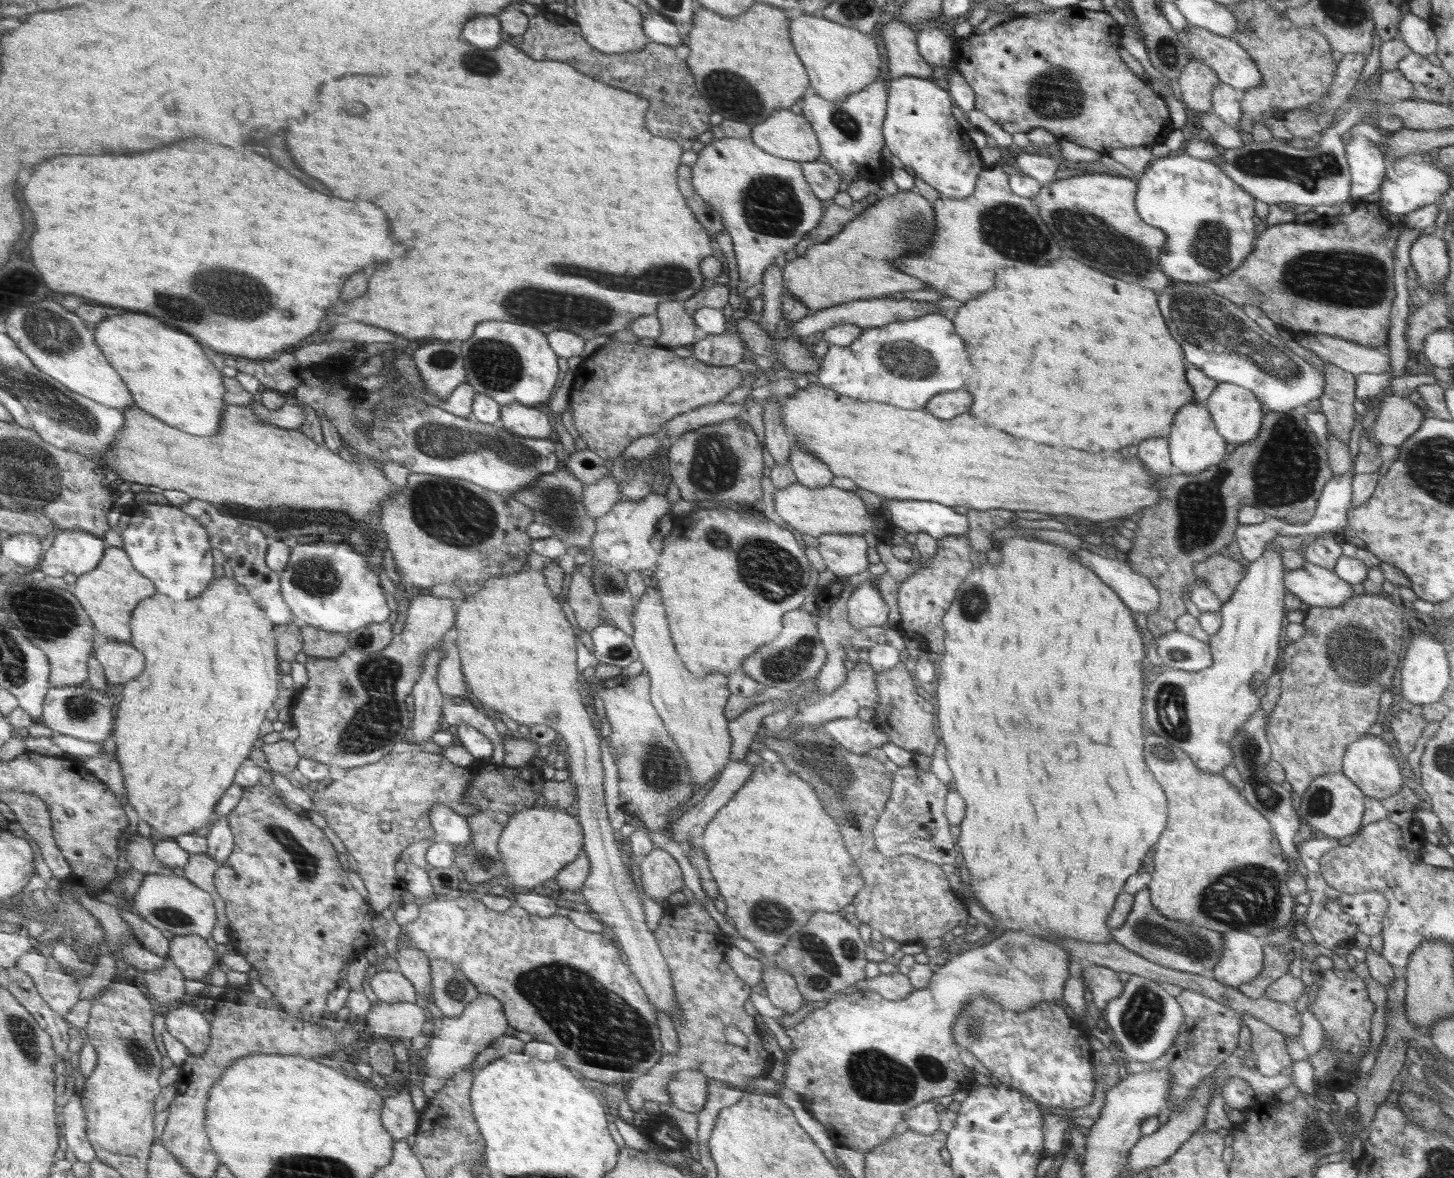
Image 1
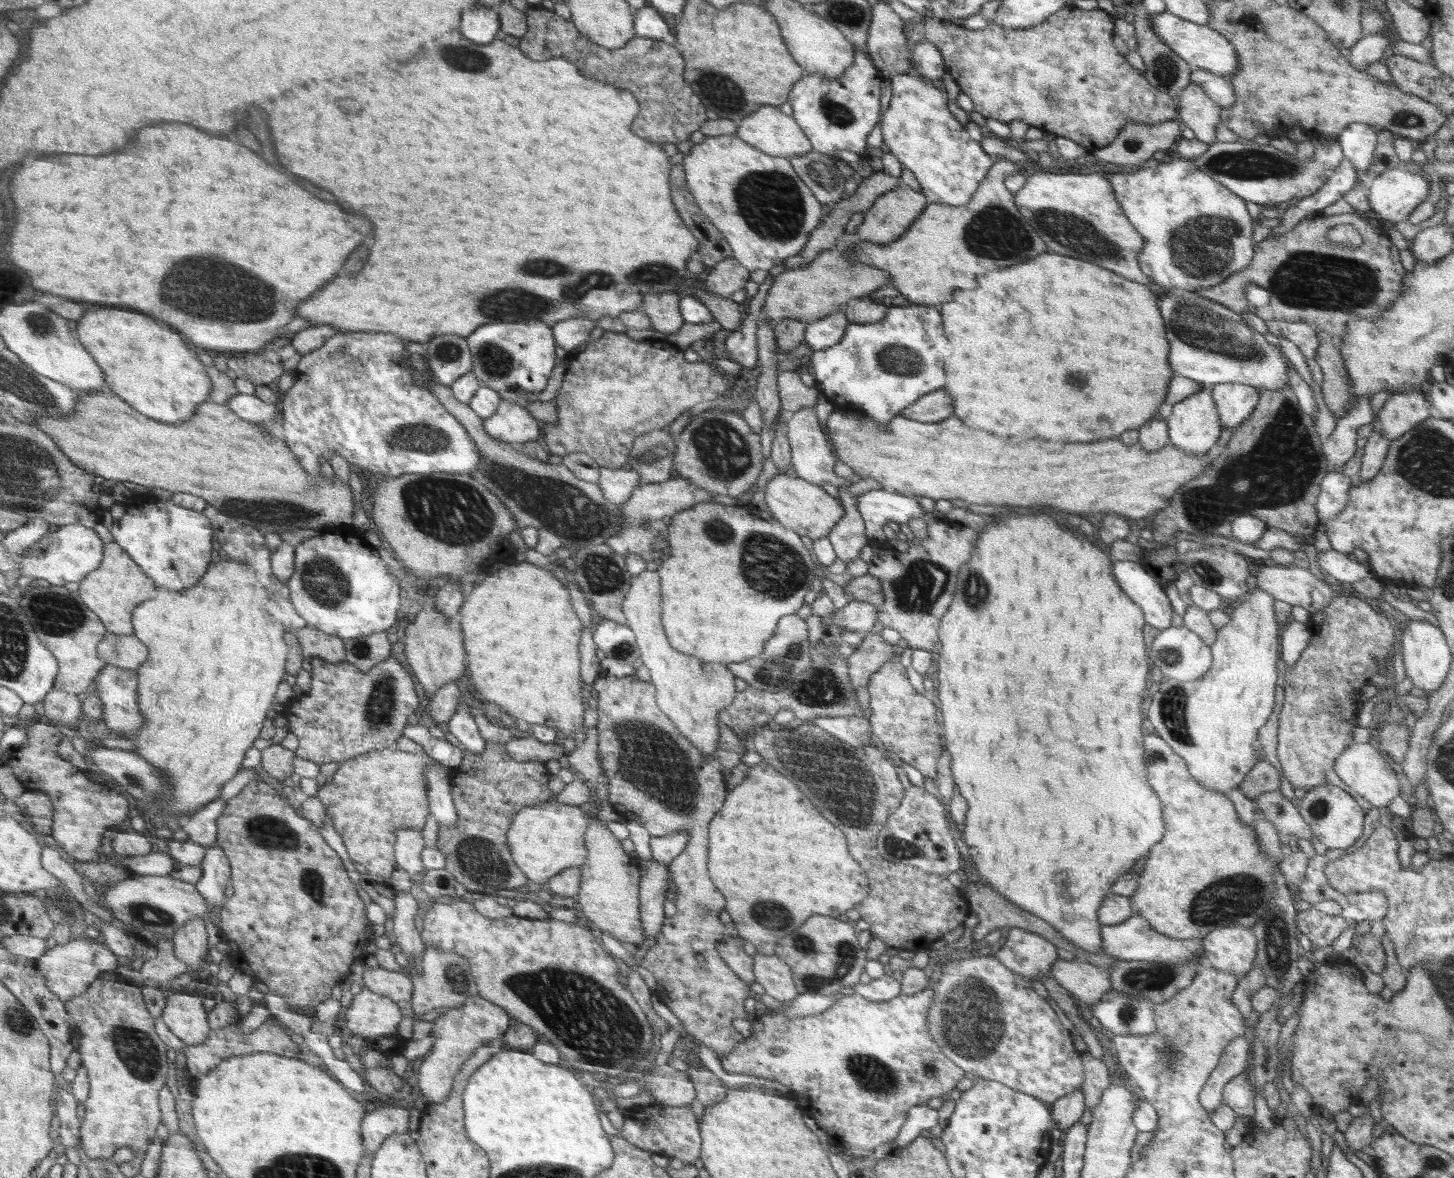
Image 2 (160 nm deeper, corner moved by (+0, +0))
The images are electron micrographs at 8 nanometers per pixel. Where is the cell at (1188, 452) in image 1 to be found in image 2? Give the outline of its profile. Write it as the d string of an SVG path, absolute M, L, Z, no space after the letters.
M1204 386L1196 392L1190 393L1180 402L1174 403L1172 415L1165 420L1167 422L1169 441L1178 449L1188 454L1198 456L1207 454L1210 448L1216 444L1223 427L1219 420L1216 405L1212 398L1209 386Z

